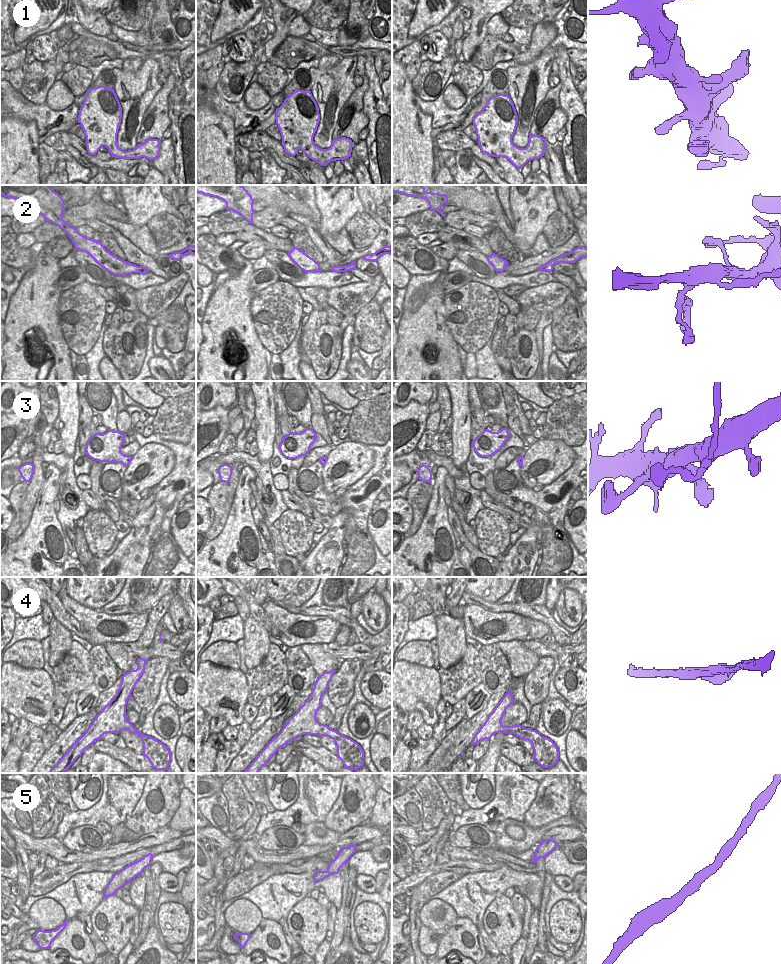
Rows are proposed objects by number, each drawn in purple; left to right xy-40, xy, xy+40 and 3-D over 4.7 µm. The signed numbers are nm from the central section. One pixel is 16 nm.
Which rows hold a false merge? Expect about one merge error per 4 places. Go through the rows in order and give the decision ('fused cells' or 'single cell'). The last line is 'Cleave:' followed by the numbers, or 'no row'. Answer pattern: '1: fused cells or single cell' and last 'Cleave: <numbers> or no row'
1: single cell
2: fused cells
3: single cell
4: single cell
5: single cell
Cleave: 2

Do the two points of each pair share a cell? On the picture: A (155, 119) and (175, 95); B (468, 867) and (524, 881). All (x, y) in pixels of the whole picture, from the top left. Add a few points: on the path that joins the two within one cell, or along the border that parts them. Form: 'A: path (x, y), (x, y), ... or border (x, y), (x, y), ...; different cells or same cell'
A: border (174, 80), (168, 97), (168, 127); different cells
B: border (505, 865), (491, 871), (468, 872), (463, 875); different cells

